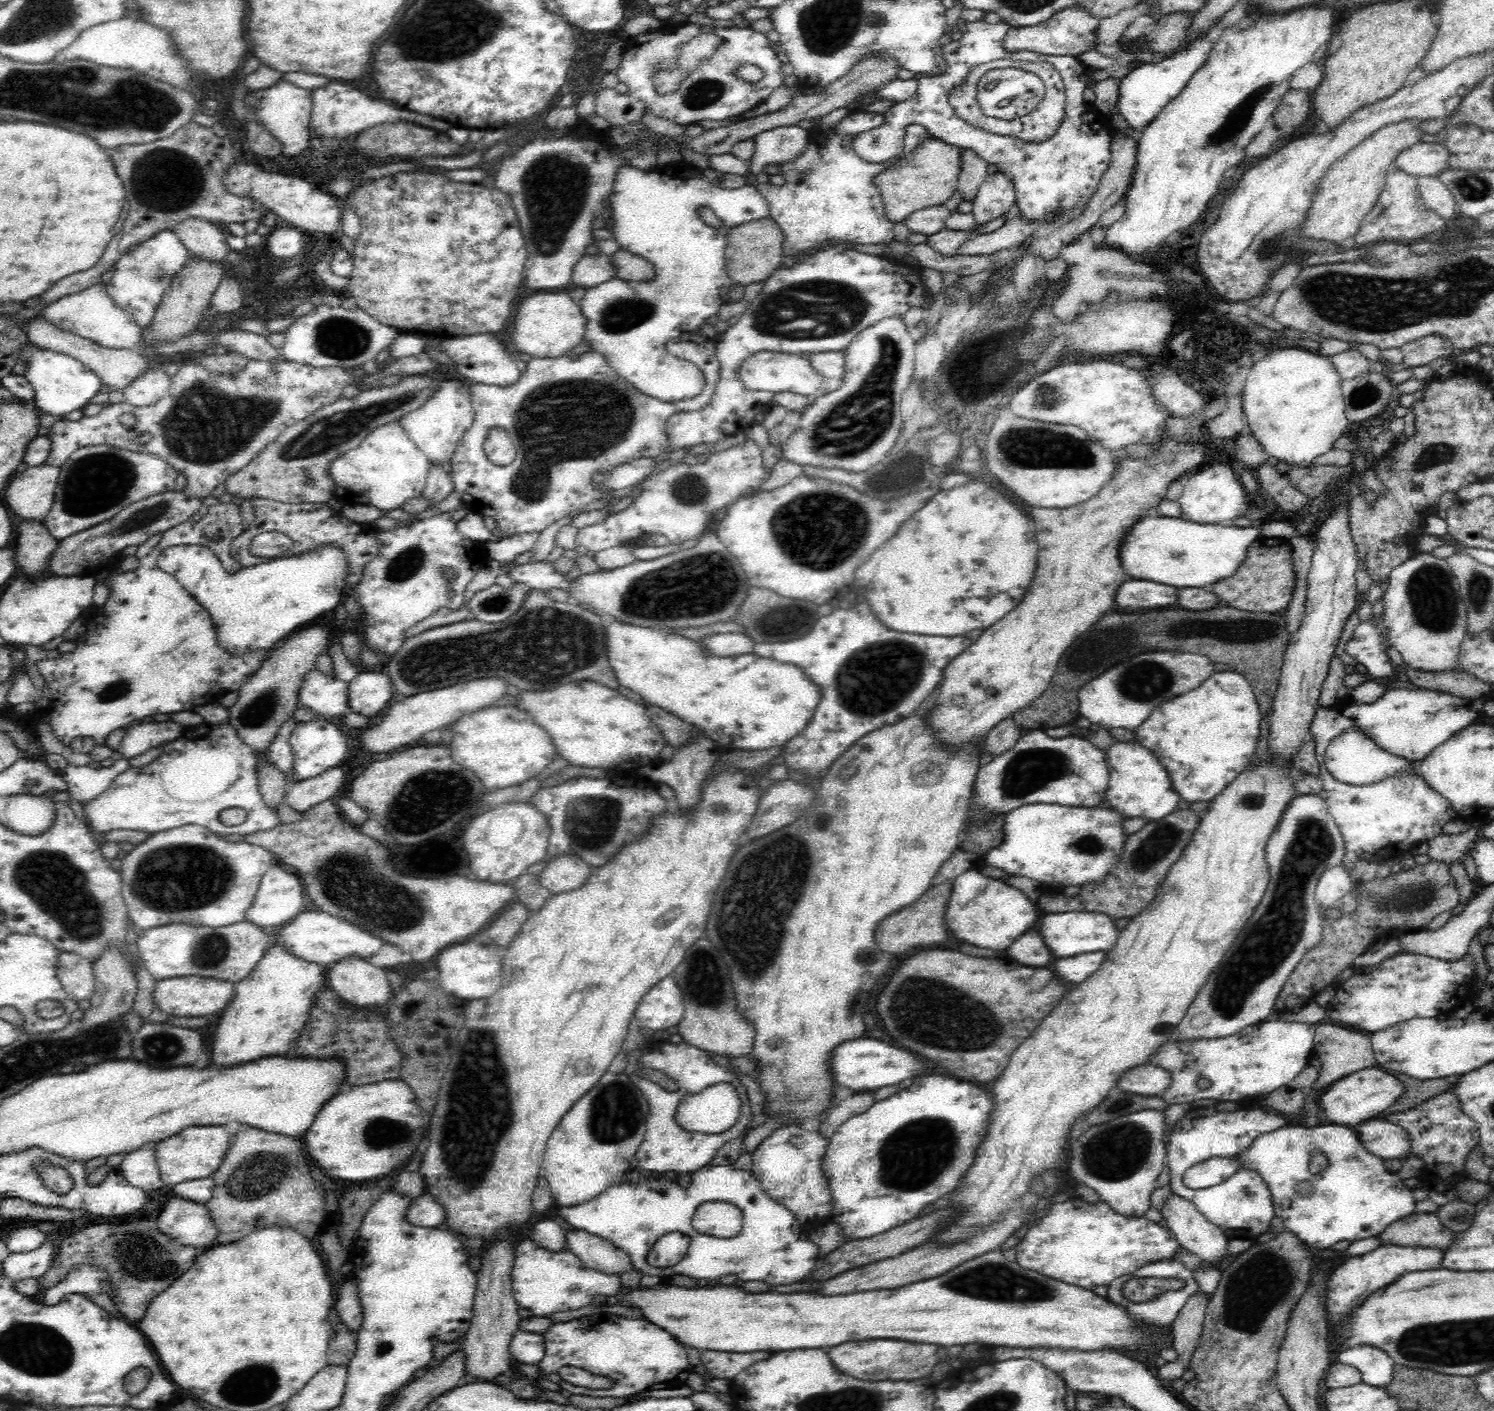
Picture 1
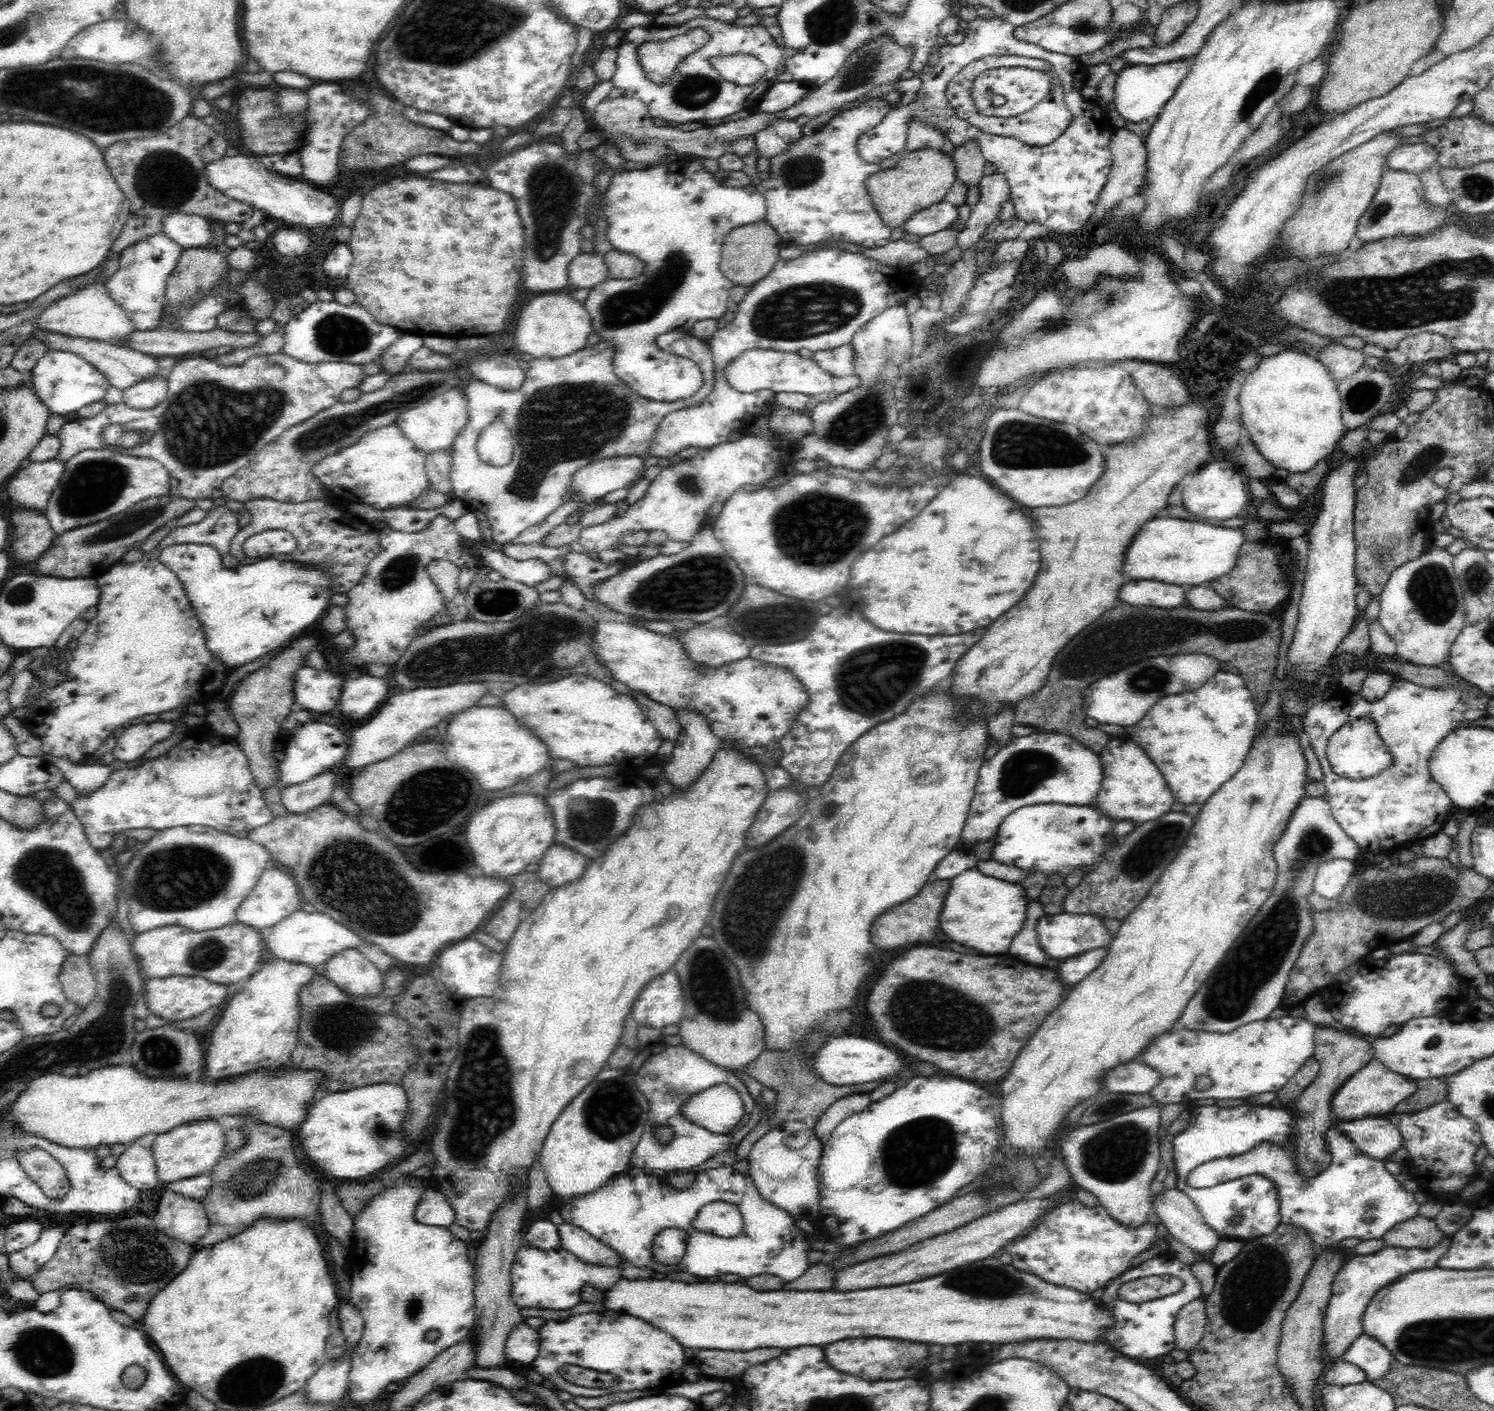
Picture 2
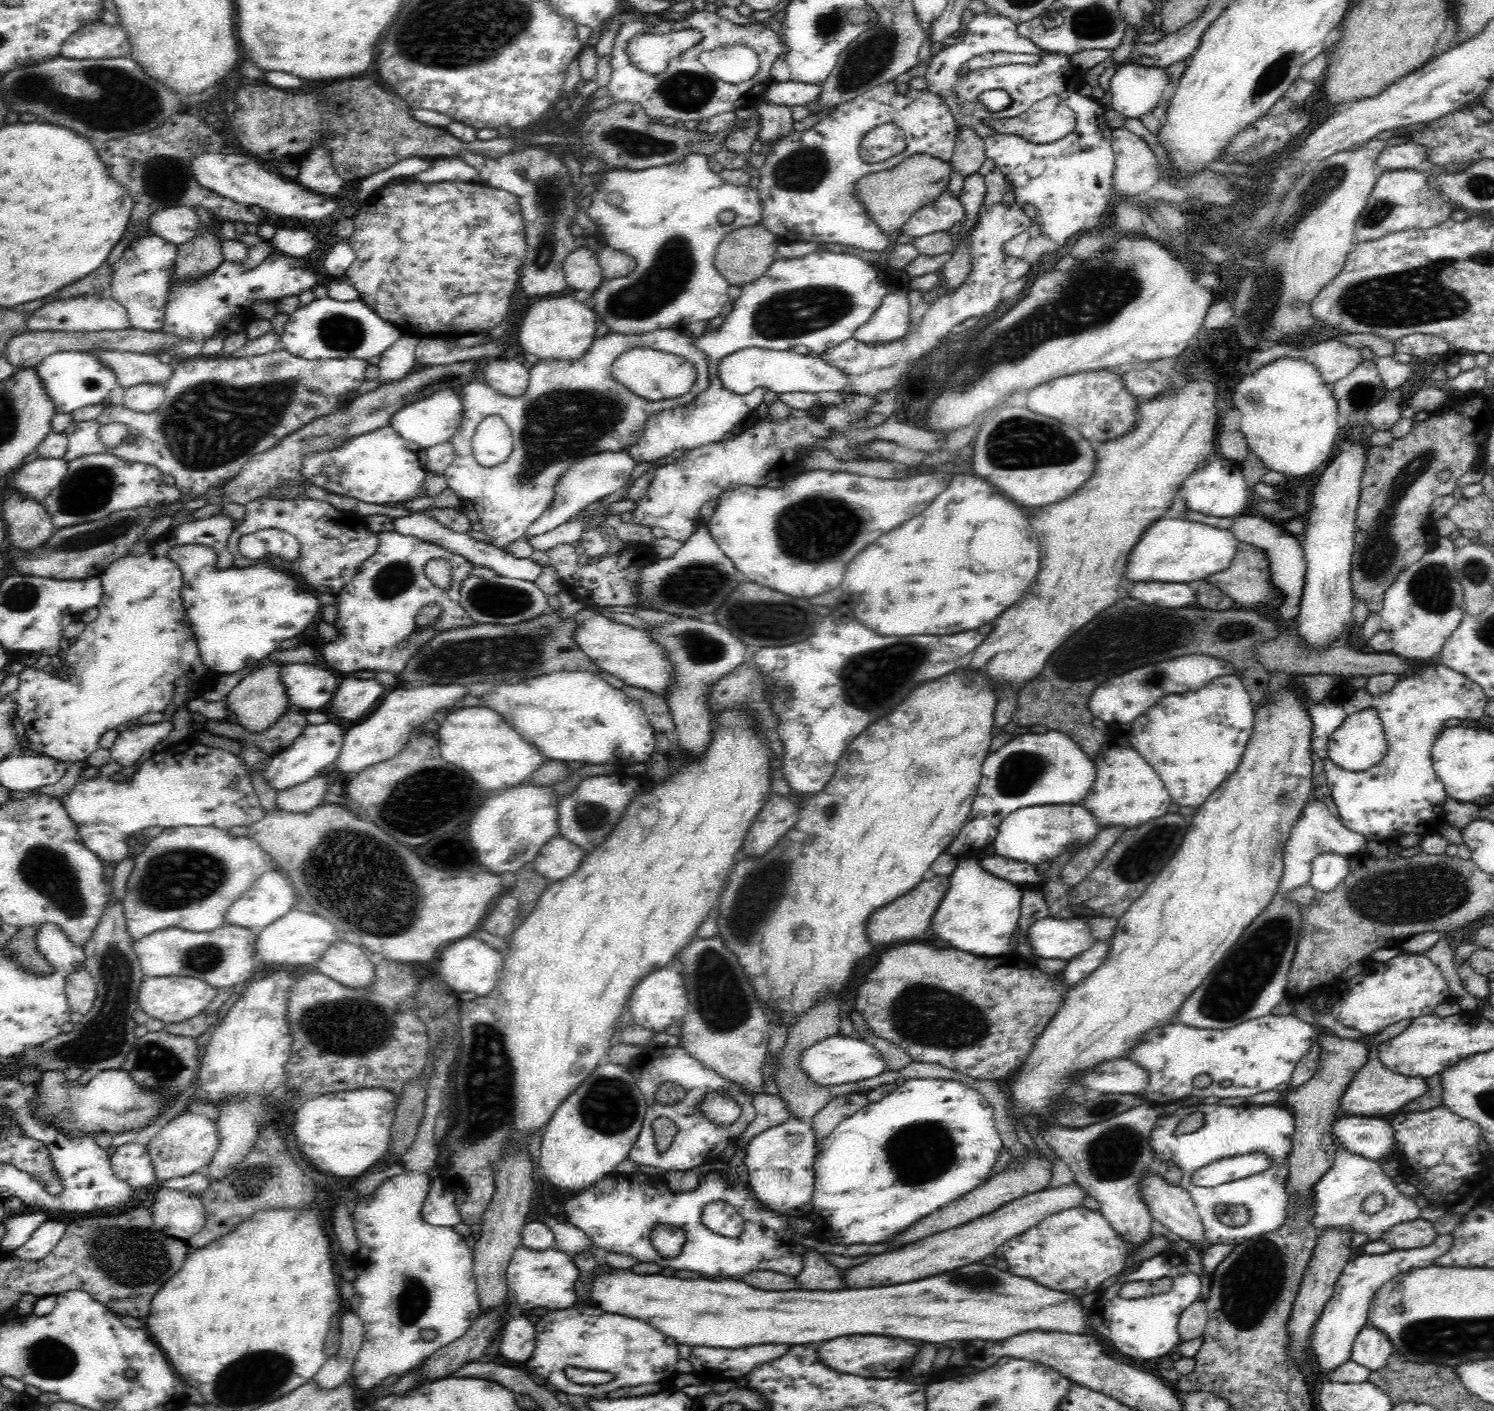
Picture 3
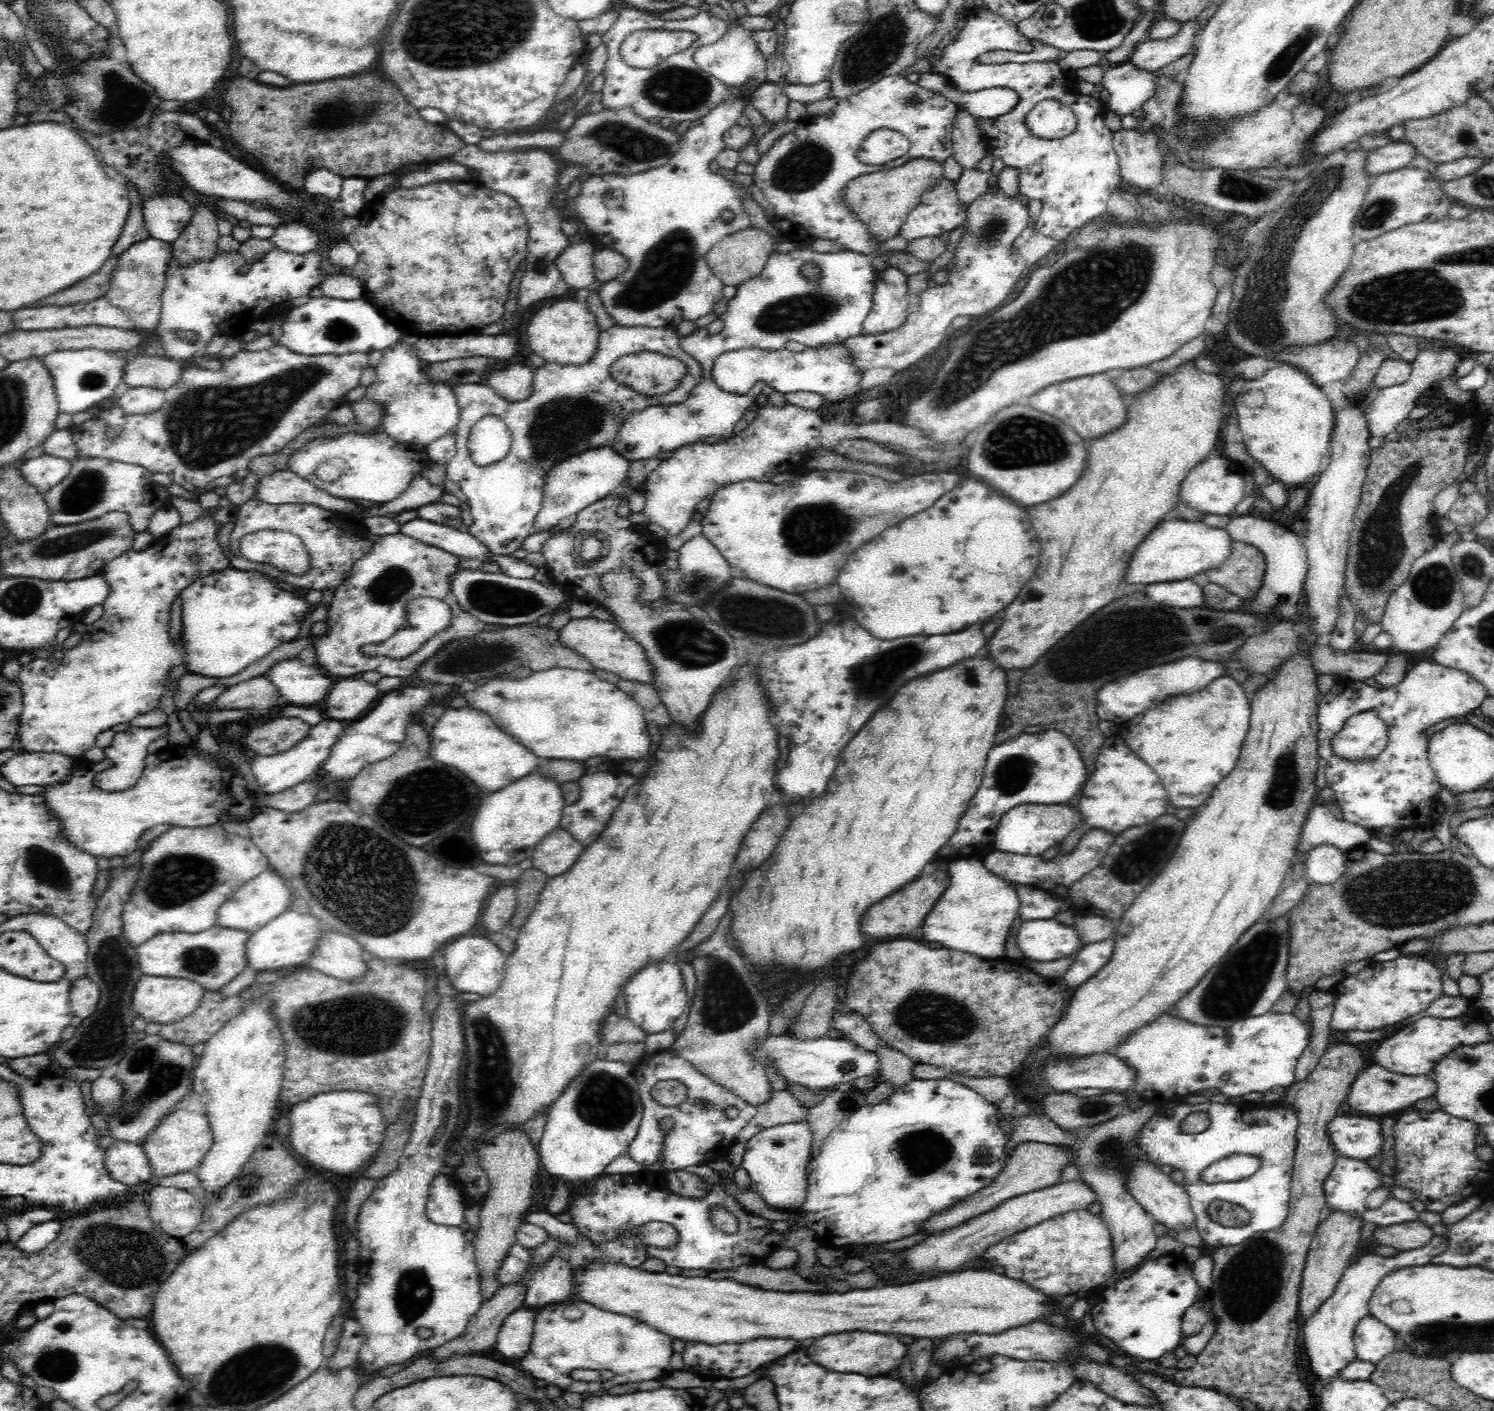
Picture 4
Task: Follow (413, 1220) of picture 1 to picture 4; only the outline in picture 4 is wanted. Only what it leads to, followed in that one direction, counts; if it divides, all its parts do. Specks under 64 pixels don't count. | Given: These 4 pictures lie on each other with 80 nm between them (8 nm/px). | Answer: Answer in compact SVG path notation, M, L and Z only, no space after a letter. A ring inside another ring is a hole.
M438 1174L434 1177L425 1207L430 1222L438 1226L457 1227L465 1221L467 1206L464 1193L448 1175Z

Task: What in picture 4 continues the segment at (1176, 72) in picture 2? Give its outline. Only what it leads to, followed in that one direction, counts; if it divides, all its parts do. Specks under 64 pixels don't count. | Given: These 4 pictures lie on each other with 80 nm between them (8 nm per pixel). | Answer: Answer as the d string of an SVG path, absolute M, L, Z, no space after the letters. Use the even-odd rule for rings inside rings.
M1128 61L1112 66L1103 74L1104 89L1109 92L1107 110L1112 110L1122 116L1132 116L1135 111L1142 111L1143 104L1147 103L1156 92L1157 78L1152 70L1142 70Z

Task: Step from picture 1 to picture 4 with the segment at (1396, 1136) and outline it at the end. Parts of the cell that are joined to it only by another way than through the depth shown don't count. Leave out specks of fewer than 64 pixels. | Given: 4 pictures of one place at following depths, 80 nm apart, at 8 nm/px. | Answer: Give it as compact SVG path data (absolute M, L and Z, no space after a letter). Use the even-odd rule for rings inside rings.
M1336 1116L1328 1124L1327 1133L1337 1154L1366 1161L1382 1152L1380 1123L1380 1118L1370 1116Z

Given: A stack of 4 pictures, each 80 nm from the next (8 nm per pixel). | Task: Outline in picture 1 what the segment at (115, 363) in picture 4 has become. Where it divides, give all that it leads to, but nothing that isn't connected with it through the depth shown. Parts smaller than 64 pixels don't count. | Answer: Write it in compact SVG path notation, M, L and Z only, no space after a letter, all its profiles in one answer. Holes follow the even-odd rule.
M24 342L18 352L18 360L26 365L24 377L32 385L35 392L35 405L42 412L54 416L67 415L74 410L82 410L86 402L96 396L100 390L101 382L98 376L88 370L79 360L64 353L59 353L46 348L40 348Z

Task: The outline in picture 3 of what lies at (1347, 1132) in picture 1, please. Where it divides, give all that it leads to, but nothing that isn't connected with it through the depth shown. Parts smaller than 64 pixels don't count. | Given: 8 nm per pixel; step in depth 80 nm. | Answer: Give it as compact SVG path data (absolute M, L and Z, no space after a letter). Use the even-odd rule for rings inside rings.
M1336 1144L1335 1162L1328 1168L1320 1180L1312 1186L1312 1194L1301 1198L1295 1194L1291 1187L1286 1188L1288 1193L1287 1216L1293 1217L1309 1210L1311 1212L1310 1223L1320 1236L1328 1229L1346 1229L1350 1234L1366 1234L1367 1240L1381 1240L1382 1235L1397 1224L1420 1218L1421 1209L1414 1199L1404 1196L1384 1170L1379 1161L1368 1160L1358 1154L1352 1154L1343 1146ZM1265 1152L1228 1156L1198 1168L1190 1182L1198 1187L1212 1188L1260 1174L1272 1165L1273 1160ZM1370 1194L1382 1194L1384 1196L1384 1208L1376 1214L1364 1214L1362 1202Z

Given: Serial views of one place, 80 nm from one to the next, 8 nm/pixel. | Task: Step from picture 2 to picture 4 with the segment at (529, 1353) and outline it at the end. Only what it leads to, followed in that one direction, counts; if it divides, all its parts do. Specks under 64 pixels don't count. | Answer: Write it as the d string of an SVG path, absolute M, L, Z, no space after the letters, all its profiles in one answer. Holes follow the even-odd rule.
M518 1309L510 1313L500 1327L495 1349L504 1358L522 1360L531 1345L535 1311Z

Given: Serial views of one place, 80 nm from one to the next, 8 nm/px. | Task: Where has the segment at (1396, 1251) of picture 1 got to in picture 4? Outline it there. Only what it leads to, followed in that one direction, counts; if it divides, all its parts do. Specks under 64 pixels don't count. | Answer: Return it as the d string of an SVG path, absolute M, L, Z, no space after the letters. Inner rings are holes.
M1434 1235L1432 1242L1422 1248L1400 1251L1391 1256L1382 1256L1377 1253L1366 1254L1357 1261L1348 1265L1338 1280L1332 1296L1322 1304L1318 1311L1303 1326L1301 1335L1304 1337L1303 1344L1306 1346L1310 1357L1310 1366L1314 1374L1322 1380L1329 1382L1338 1376L1338 1372L1354 1362L1354 1331L1356 1325L1369 1314L1369 1300L1375 1288L1394 1270L1406 1268L1406 1266L1426 1266L1432 1264L1435 1256L1443 1253L1448 1248L1448 1238Z

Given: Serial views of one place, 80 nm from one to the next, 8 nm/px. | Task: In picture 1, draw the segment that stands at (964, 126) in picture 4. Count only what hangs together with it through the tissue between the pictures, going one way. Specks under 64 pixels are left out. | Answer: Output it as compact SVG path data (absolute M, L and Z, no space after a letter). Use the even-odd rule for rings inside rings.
M963 149L961 152L961 171L957 190L962 200L974 204L980 185L986 180L988 163L982 160L974 151Z

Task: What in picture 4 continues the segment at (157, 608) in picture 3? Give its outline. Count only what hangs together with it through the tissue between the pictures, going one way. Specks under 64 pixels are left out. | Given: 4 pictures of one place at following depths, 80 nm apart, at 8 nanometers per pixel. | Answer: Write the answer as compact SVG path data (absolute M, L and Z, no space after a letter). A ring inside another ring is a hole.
M201 515L194 522L190 522L190 524L180 524L177 528L172 528L171 532L154 540L147 549L143 551L130 549L104 566L101 574L106 579L109 592L104 602L100 604L103 608L103 613L98 620L86 626L81 634L81 640L76 646L64 649L63 659L56 660L45 656L43 659L30 661L30 663L25 664L20 669L17 682L20 685L20 691L22 691L22 712L20 712L19 716L19 732L17 735L19 735L21 747L26 753L58 753L66 755L68 758L74 758L76 761L82 761L84 751L95 746L94 743L99 734L111 730L113 726L122 724L122 722L130 722L136 716L146 714L146 712L150 712L154 708L160 708L158 706L160 706L162 694L168 689L166 684L168 684L170 671L175 666L187 665L187 662L185 662L187 654L185 654L185 646L183 646L181 639L183 635L179 636L178 639L170 636L170 612L172 604L179 597L181 591L186 589L196 576L204 576L205 573L218 572L231 566L230 556L224 553L226 548L221 546L217 539L218 533L222 528L224 528L224 524L216 522L212 515ZM188 554L197 554L199 561L197 563L192 561L188 557Z

